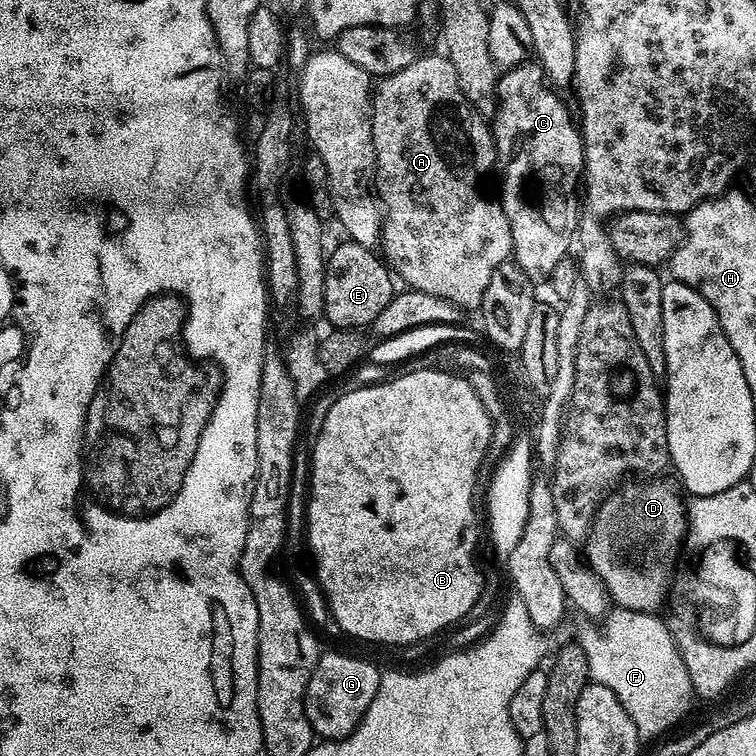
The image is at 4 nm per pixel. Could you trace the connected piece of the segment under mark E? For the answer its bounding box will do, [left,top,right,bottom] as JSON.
[324,242,394,329]

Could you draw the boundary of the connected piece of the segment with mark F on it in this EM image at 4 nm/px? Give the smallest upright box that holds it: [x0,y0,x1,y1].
[578,606,694,742]

